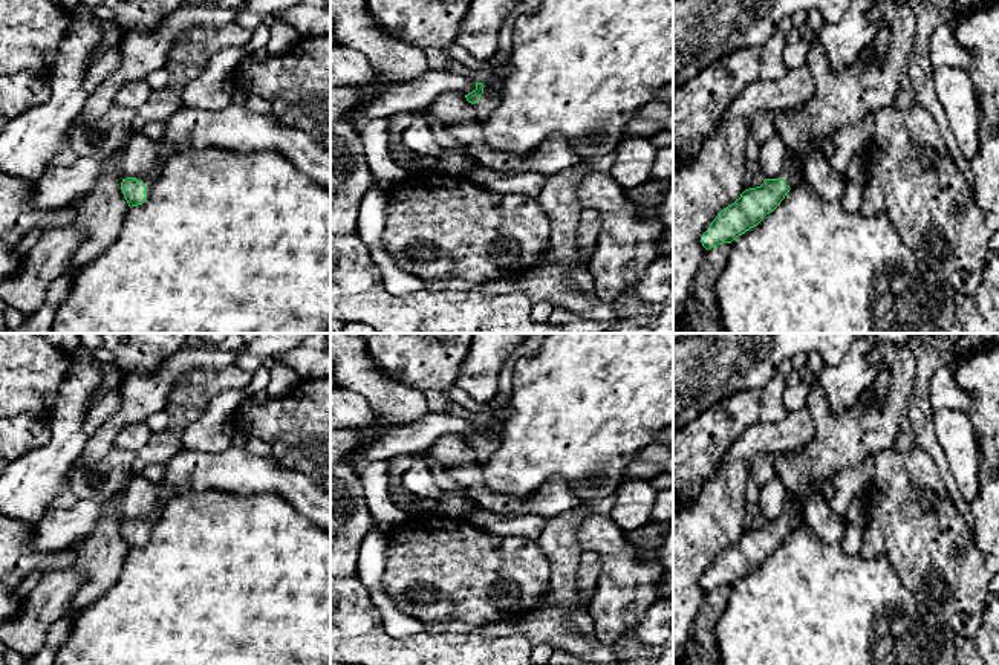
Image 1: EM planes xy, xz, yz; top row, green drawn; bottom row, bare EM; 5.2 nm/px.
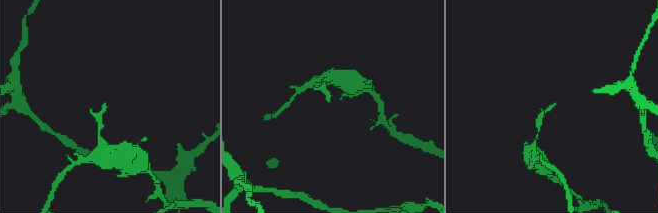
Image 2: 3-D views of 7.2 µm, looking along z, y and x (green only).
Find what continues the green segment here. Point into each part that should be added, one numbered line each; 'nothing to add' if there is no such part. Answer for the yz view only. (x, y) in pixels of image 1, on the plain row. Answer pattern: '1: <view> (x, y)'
1: yz (790, 515)

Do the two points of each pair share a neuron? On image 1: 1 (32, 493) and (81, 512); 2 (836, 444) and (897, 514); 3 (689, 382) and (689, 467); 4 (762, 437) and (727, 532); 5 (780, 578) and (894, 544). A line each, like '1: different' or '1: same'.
1: different
2: different
3: different
4: same
5: different

